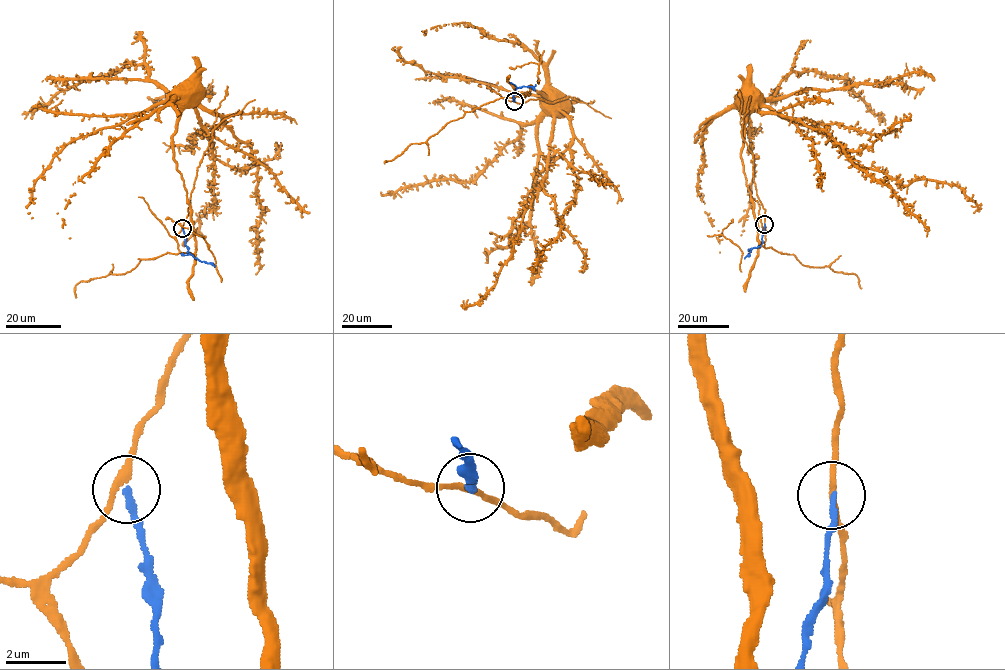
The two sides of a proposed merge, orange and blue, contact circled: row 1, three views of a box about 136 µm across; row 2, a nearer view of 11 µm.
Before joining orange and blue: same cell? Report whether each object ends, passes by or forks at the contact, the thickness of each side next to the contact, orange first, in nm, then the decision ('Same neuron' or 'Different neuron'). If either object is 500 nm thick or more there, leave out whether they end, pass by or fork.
At the ring orange passes by. At the ring blue ends. Thickness 190 nm (orange) against 160 nm. Different neuron

